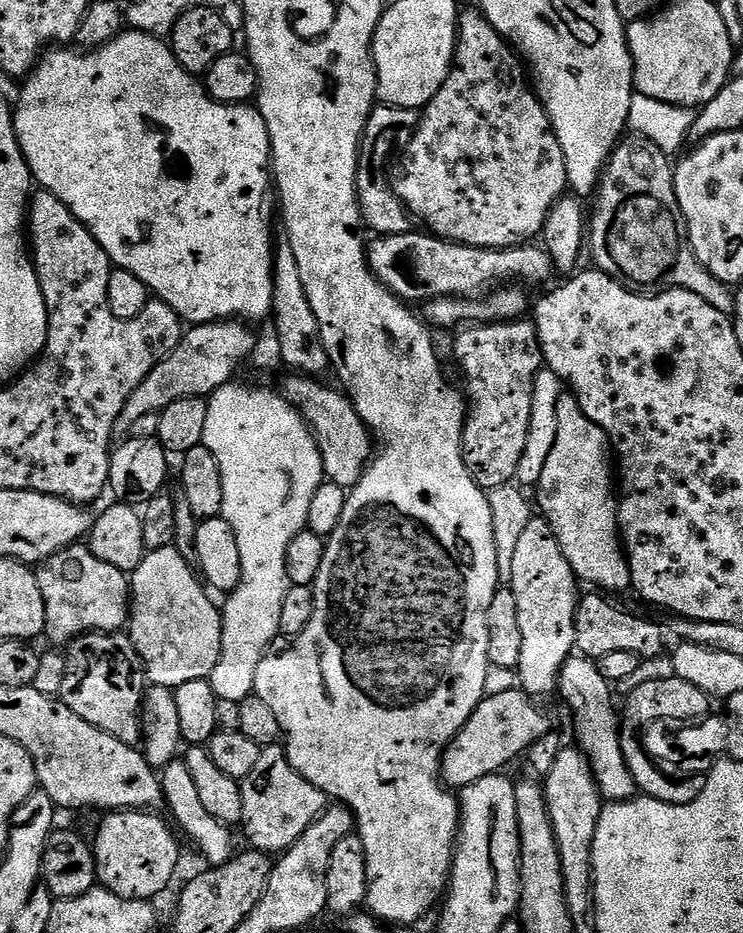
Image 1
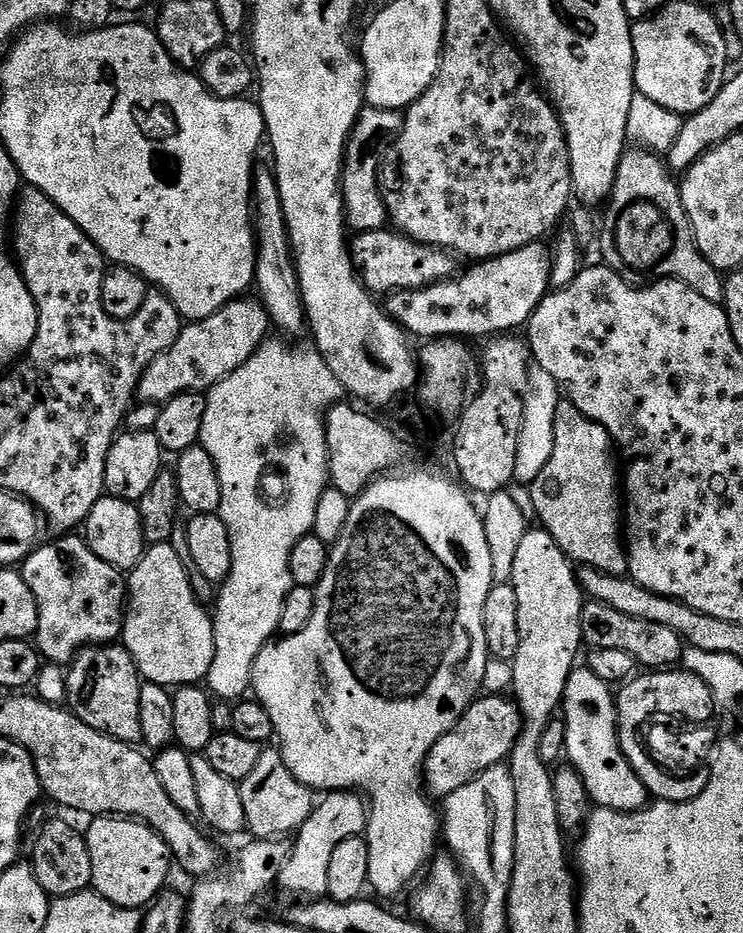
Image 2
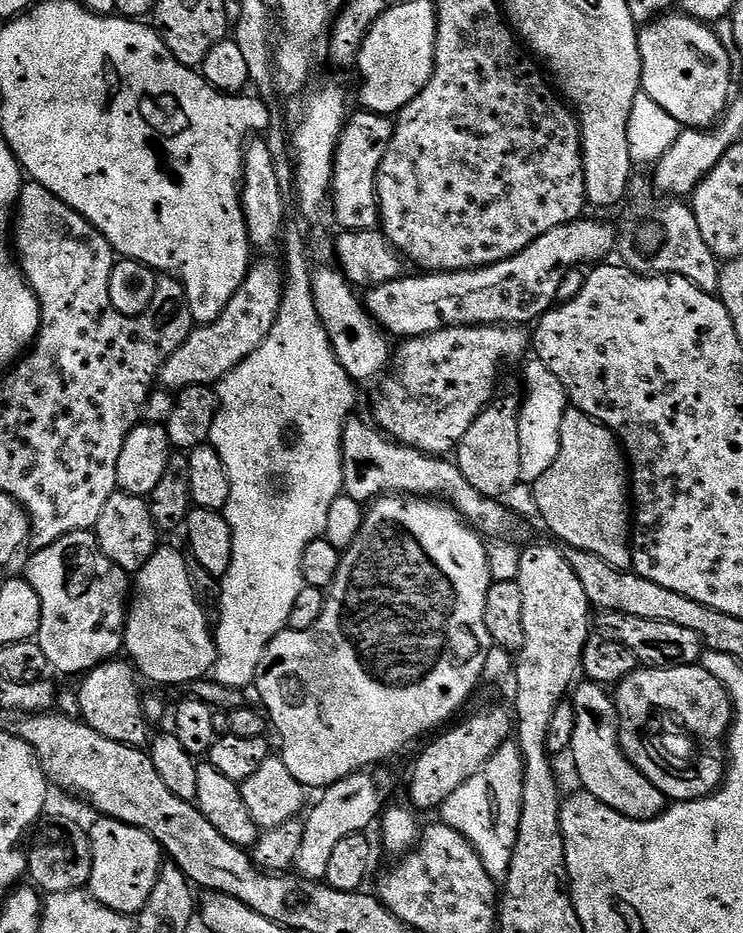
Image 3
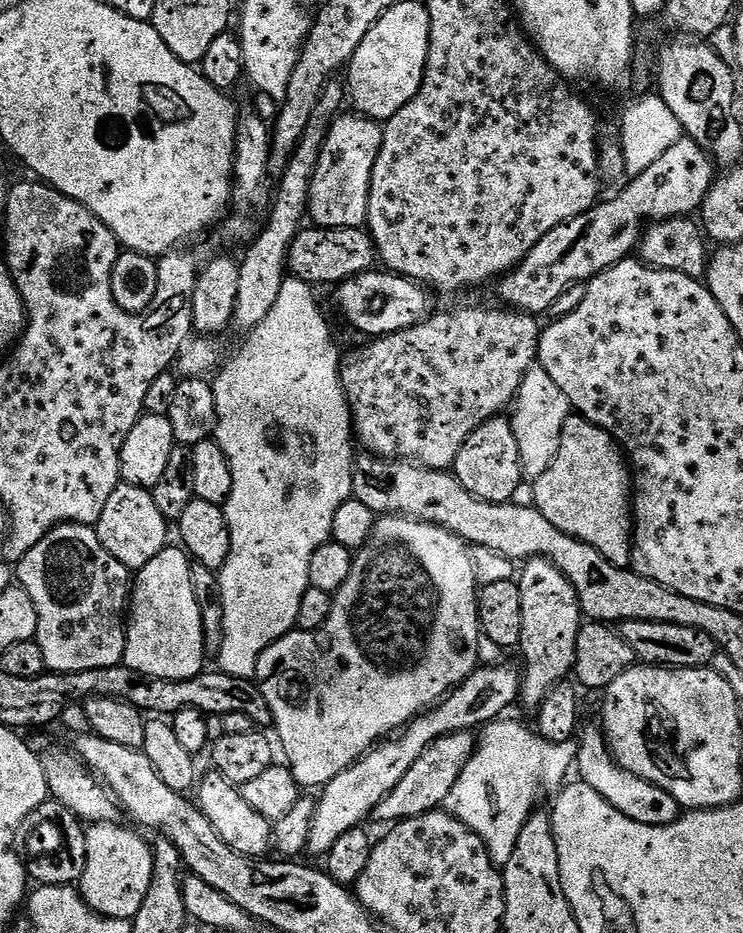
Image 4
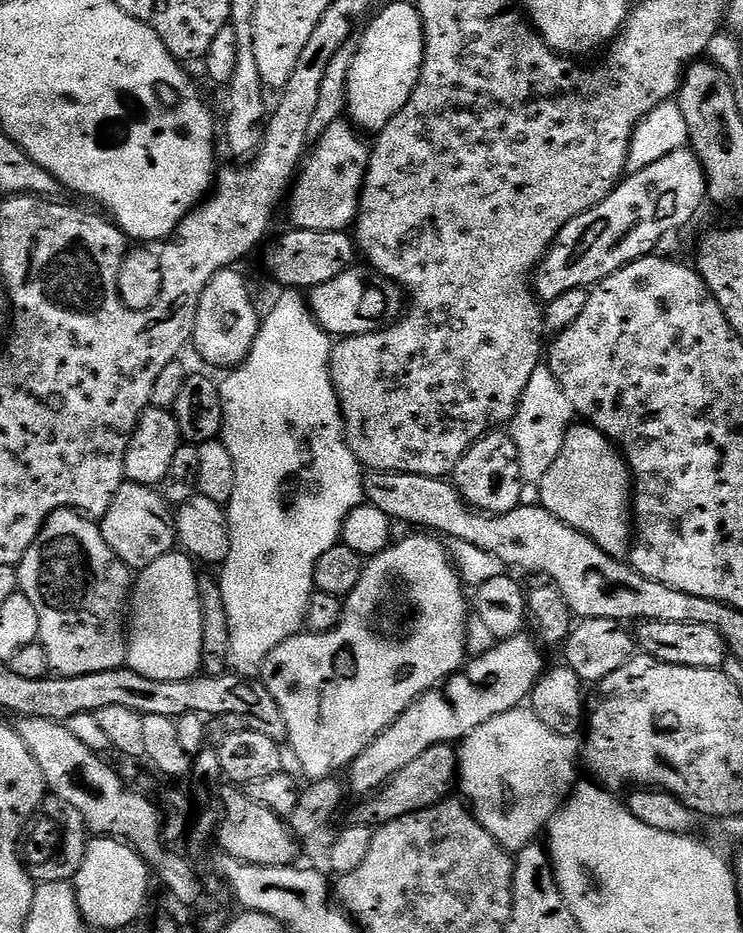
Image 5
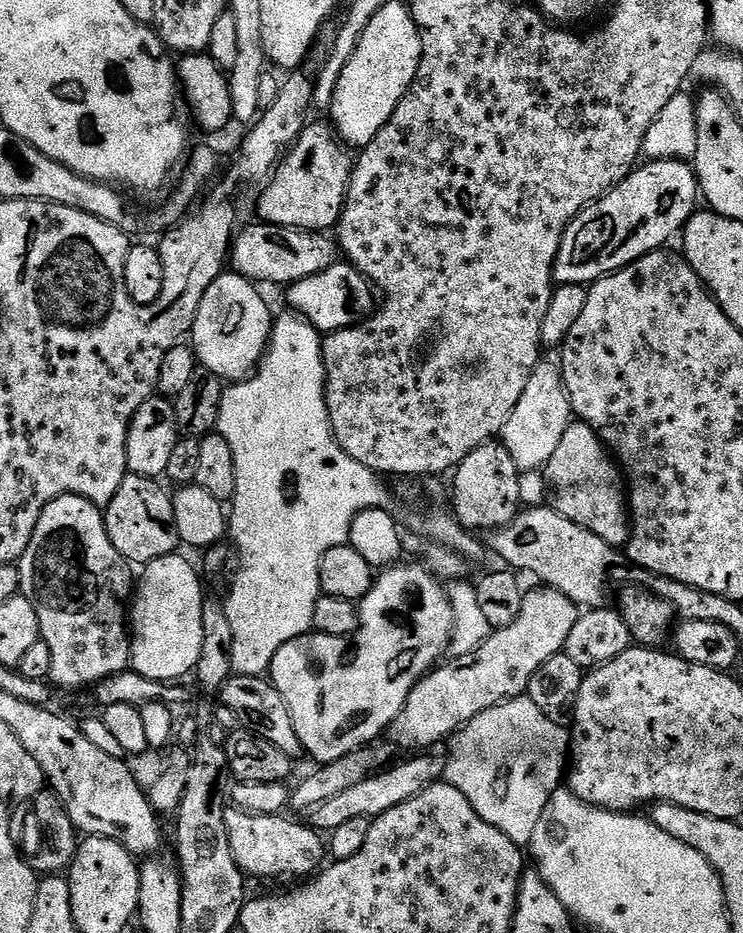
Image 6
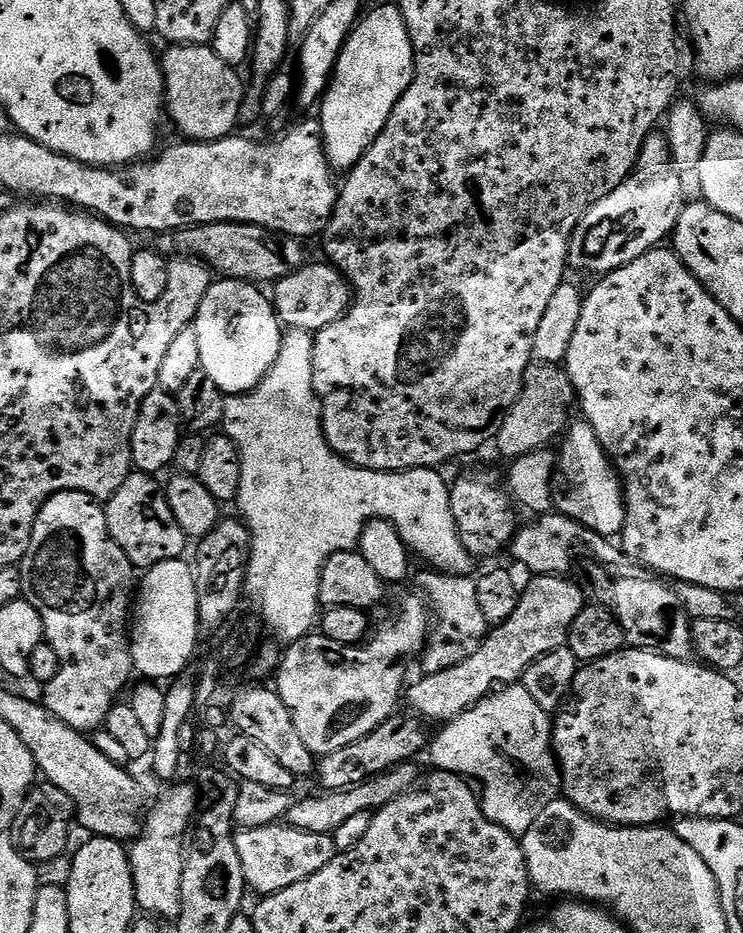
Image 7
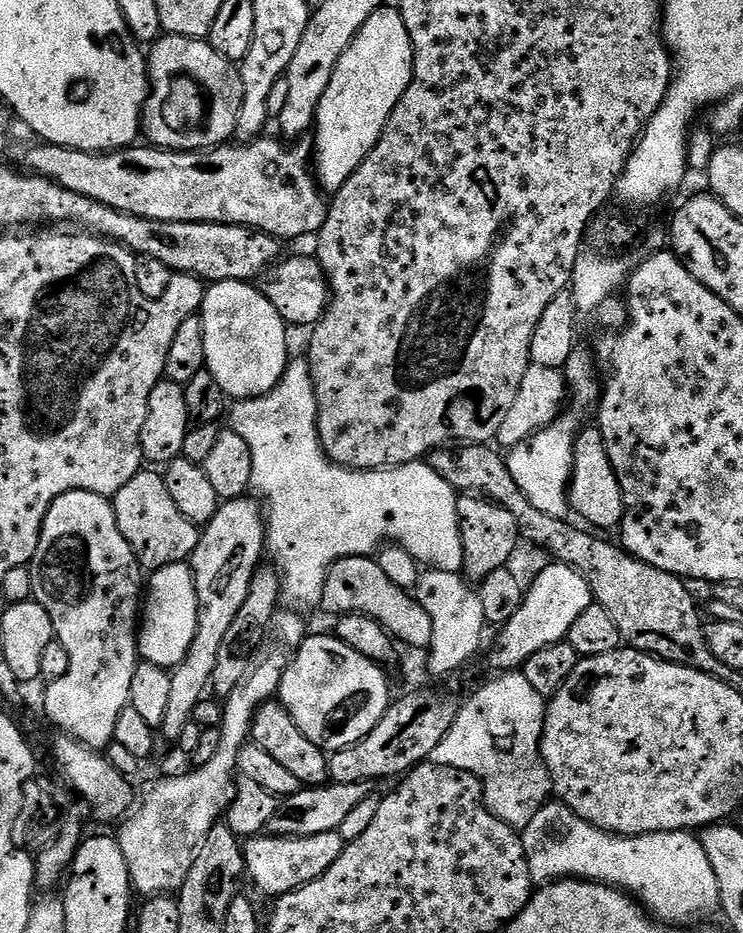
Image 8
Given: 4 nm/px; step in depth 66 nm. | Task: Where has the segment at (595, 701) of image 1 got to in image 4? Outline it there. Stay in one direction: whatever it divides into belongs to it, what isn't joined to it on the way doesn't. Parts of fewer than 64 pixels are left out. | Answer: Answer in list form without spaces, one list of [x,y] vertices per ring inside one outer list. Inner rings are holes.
[[[599,727],[586,728],[578,736],[574,765],[575,771],[577,773],[580,771],[579,779],[583,783],[594,786],[594,790],[598,790],[598,794],[602,794],[610,802],[610,806],[614,806],[614,810],[626,814],[626,818],[634,822],[642,822],[646,826],[666,826],[680,819],[682,815],[680,804],[669,792],[663,792],[658,786],[621,768],[608,751],[608,741],[604,739],[603,731]]]

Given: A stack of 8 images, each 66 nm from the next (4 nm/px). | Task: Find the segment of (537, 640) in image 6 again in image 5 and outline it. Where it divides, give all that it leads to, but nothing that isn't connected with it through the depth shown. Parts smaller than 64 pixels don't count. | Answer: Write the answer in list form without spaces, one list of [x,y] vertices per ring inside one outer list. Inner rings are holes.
[[[524,635],[501,640],[486,650],[486,654],[471,657],[463,670],[448,677],[442,691],[424,692],[389,728],[382,730],[382,734],[378,734],[378,738],[374,738],[374,742],[370,742],[370,746],[366,746],[346,769],[348,784],[357,792],[357,797],[367,798],[377,792],[391,776],[398,774],[398,770],[426,754],[430,746],[455,745],[482,726],[482,722],[490,722],[490,718],[498,718],[498,714],[521,707],[531,697],[540,673],[546,667],[537,641],[531,635]]]

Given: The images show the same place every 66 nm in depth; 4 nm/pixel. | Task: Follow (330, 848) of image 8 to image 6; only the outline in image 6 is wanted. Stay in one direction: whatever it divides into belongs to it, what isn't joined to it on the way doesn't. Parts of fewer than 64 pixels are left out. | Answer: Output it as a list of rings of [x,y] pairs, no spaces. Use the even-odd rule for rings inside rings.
[[[239,806],[227,809],[225,824],[230,852],[245,877],[257,876],[260,880],[284,880],[287,876],[308,878],[325,863],[325,837],[307,823],[299,824],[298,821],[287,820],[286,817],[284,814],[267,816],[257,812],[246,812]]]

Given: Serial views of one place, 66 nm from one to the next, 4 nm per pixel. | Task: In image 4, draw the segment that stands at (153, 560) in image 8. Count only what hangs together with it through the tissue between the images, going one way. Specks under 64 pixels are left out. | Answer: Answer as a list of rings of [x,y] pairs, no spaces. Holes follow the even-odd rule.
[[[121,482],[110,494],[106,501],[106,507],[102,510],[102,518],[94,525],[102,546],[106,546],[108,553],[122,566],[129,570],[139,570],[146,566],[146,562],[158,558],[162,549],[169,547],[168,528],[170,521],[162,518],[161,511],[154,503],[151,491],[146,488],[139,488],[133,484]]]

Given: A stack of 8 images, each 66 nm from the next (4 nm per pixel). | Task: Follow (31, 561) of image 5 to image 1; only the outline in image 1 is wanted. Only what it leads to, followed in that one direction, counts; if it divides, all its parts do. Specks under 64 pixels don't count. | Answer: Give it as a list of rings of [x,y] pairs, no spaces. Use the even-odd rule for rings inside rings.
[[[80,542],[46,558],[35,569],[36,581],[46,606],[44,636],[67,646],[90,632],[119,632],[130,620],[130,580],[118,566],[94,558]]]

